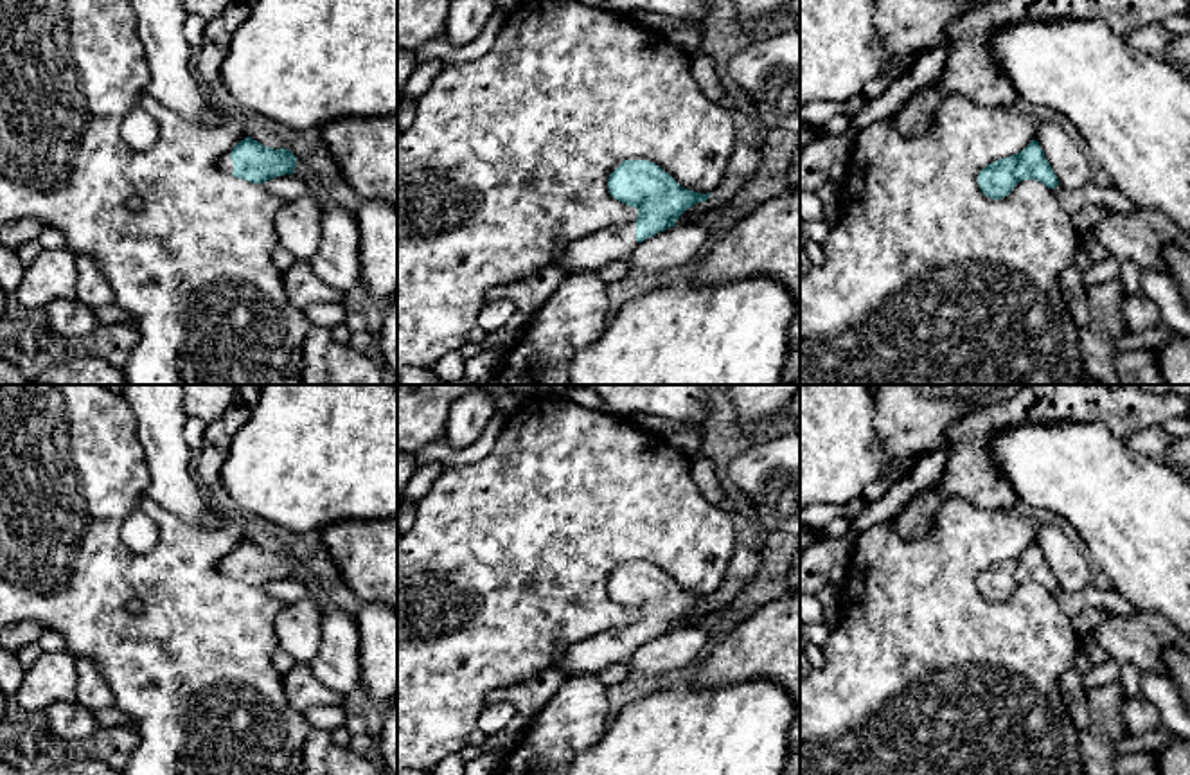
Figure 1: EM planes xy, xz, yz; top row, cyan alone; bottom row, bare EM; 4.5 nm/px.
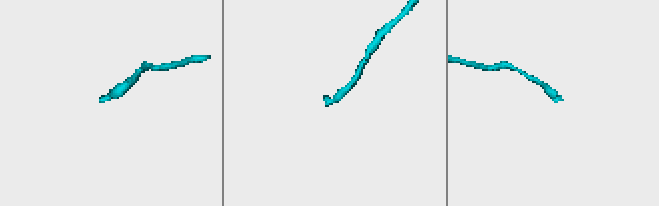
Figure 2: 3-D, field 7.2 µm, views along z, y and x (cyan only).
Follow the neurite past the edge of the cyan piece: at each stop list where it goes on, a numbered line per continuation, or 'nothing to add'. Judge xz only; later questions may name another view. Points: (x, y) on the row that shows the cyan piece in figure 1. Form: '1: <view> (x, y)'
1: xz (586, 254)

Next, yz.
nothing to add

